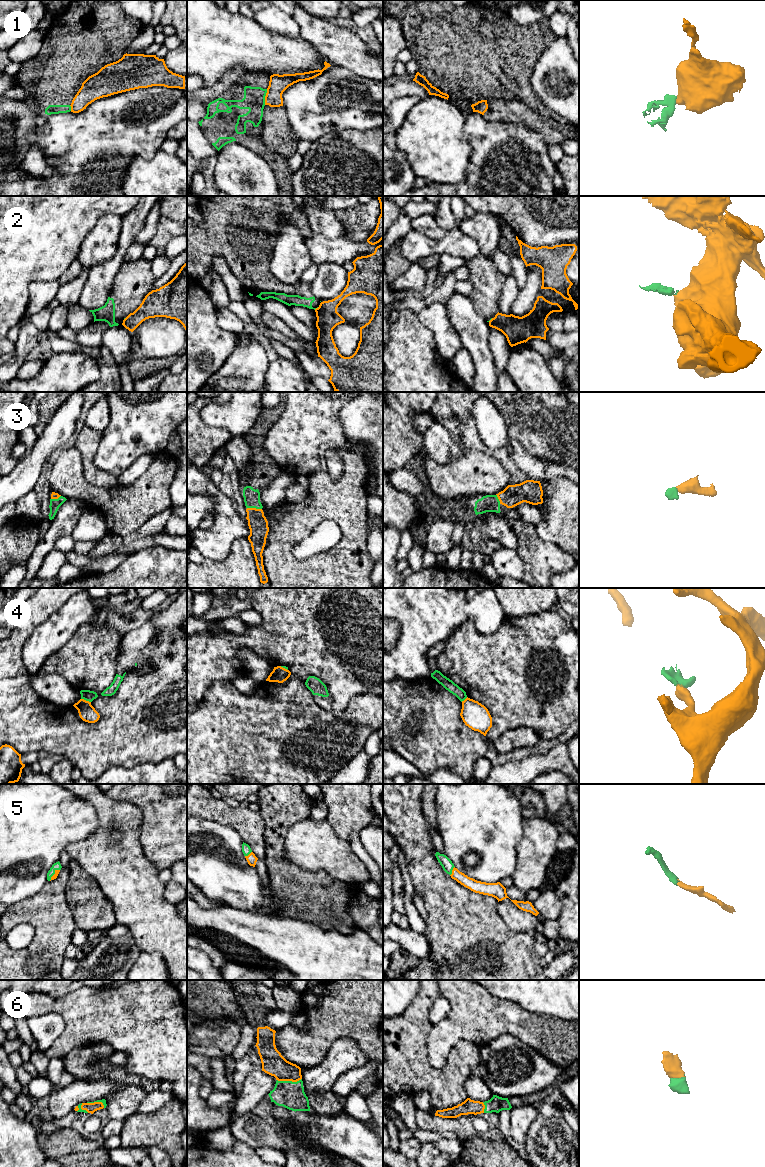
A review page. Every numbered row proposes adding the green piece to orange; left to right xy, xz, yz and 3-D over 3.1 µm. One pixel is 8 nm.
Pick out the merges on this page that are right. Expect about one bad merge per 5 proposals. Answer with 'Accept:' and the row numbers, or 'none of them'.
Accept: 3, 5, 6

